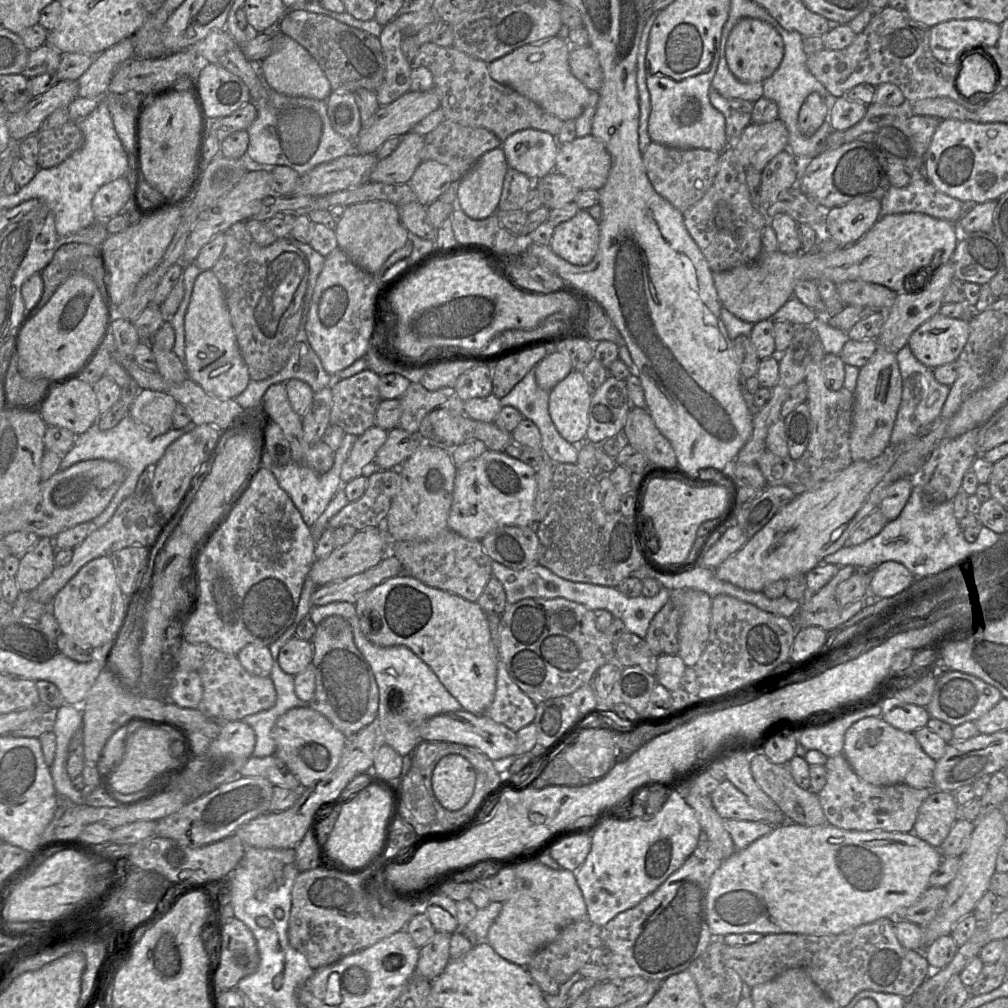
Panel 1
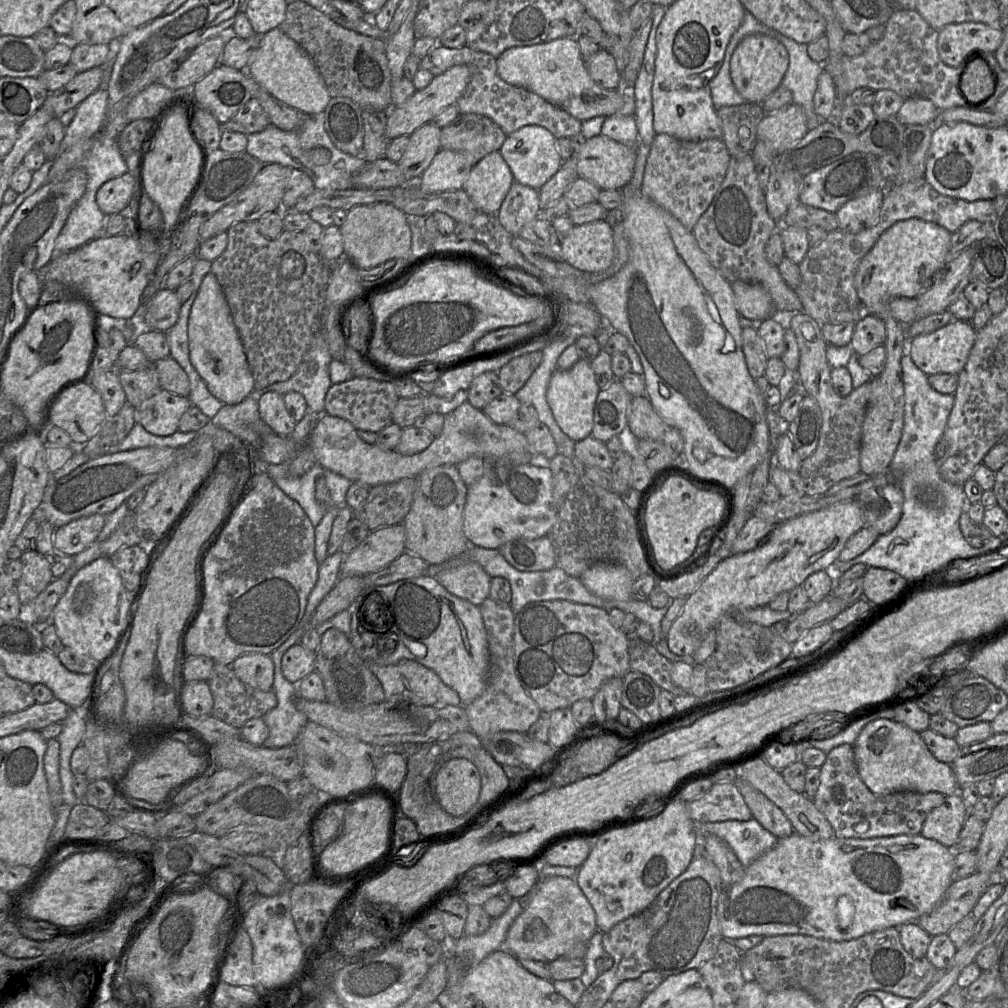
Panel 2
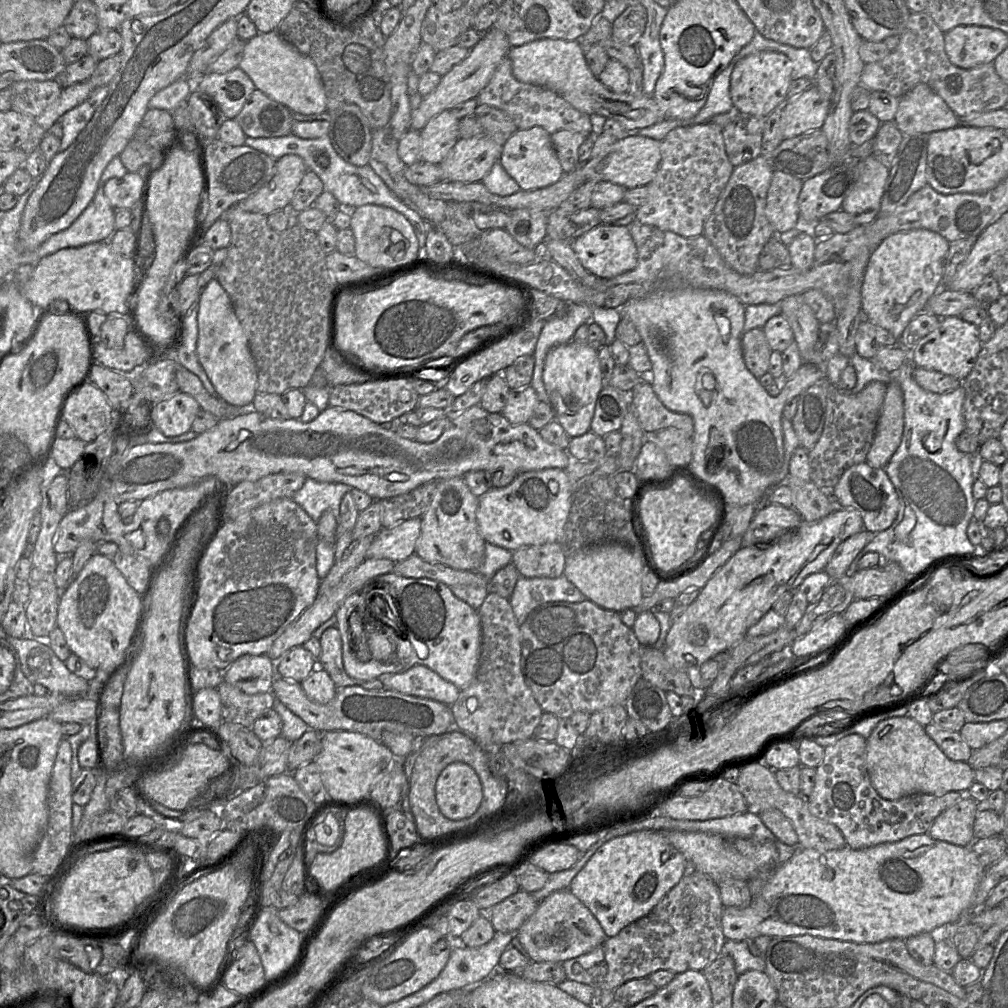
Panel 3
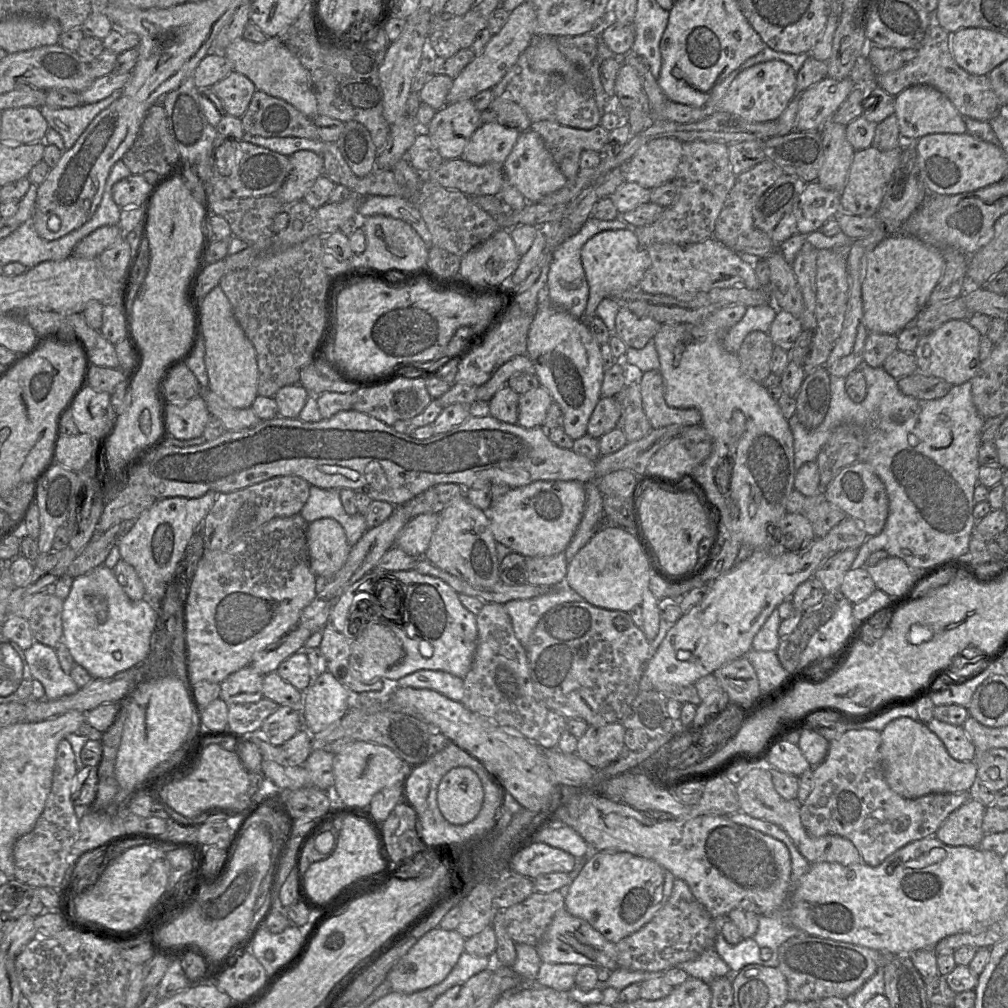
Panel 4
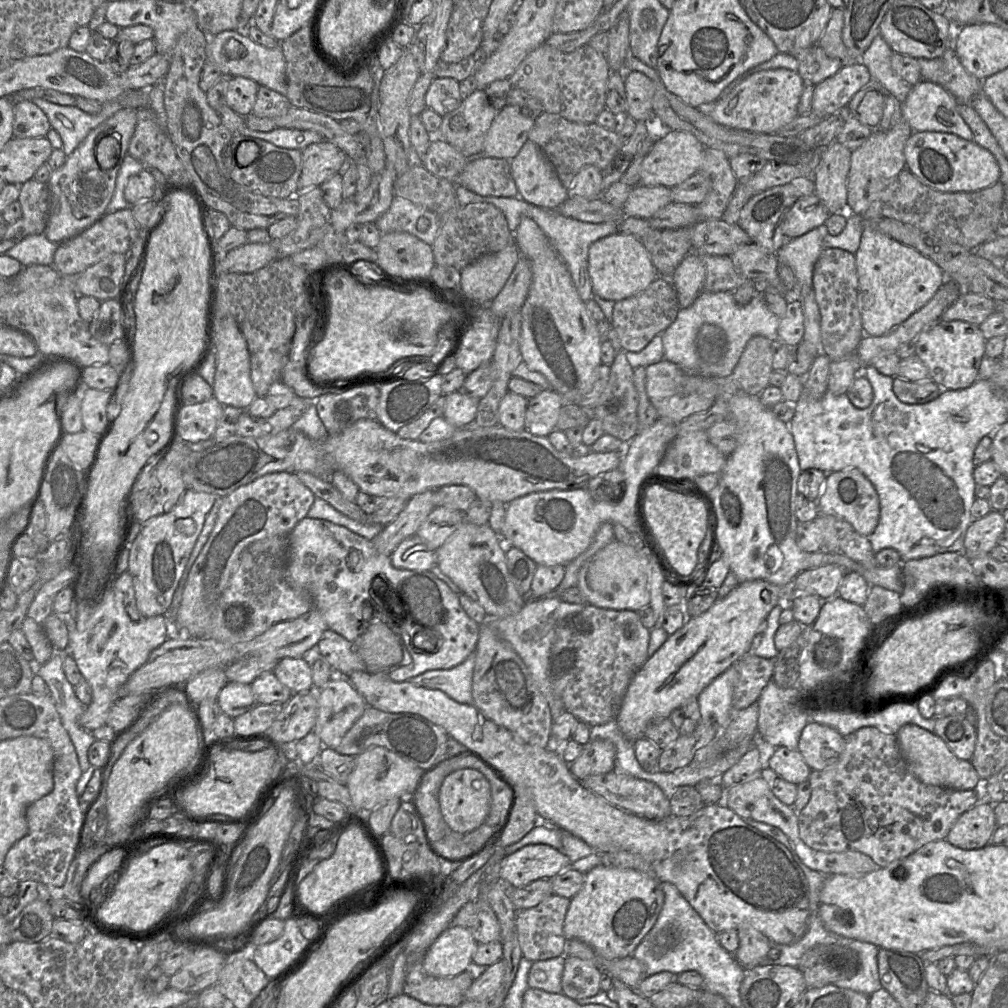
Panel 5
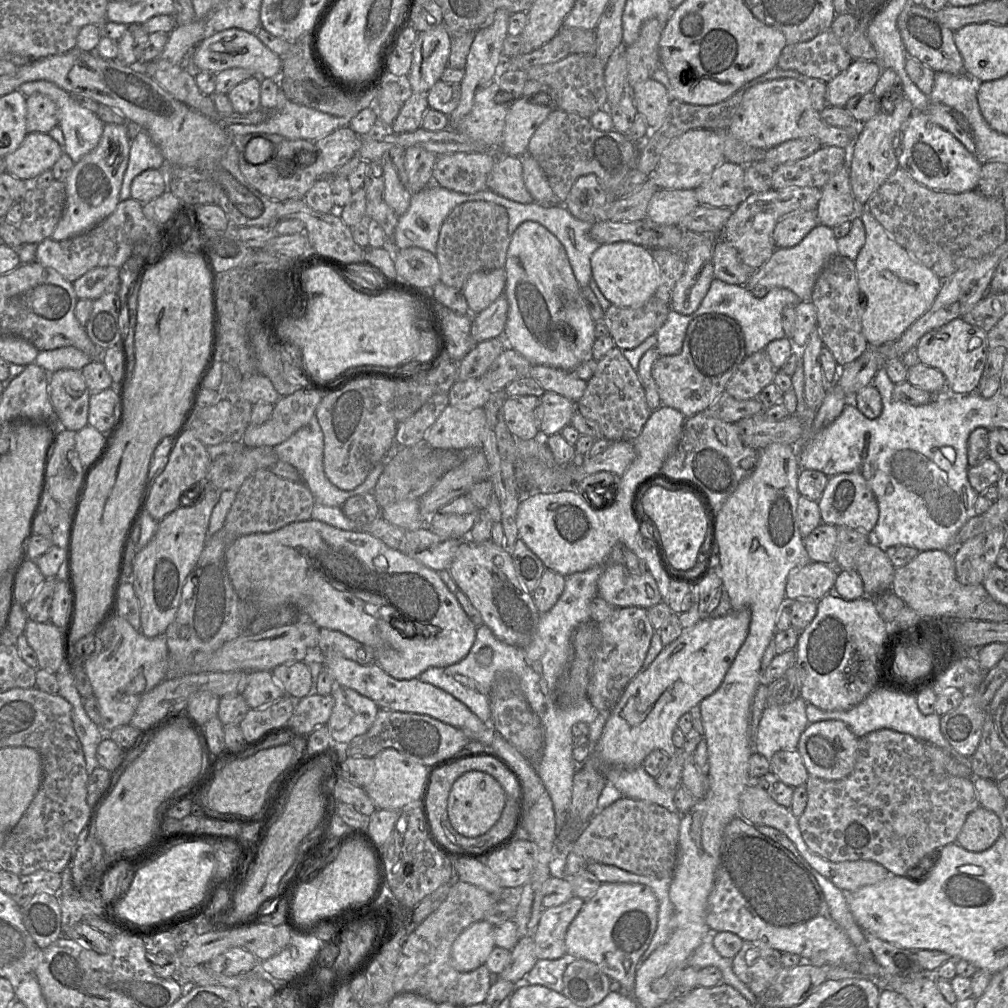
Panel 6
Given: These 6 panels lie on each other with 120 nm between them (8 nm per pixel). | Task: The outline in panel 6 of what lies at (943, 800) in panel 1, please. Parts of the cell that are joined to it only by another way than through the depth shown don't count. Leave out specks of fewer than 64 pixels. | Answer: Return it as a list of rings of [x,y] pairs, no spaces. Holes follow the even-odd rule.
[[[979,806],[966,818],[955,843],[967,851],[979,853],[991,848],[1002,833],[999,817]]]

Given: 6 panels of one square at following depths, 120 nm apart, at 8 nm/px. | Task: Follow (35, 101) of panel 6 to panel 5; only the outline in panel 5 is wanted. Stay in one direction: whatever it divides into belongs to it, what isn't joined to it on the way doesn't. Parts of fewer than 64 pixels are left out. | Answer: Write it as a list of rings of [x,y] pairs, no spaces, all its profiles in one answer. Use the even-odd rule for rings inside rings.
[[[30,100],[14,104],[13,136],[16,138],[45,137],[51,129],[46,114]]]

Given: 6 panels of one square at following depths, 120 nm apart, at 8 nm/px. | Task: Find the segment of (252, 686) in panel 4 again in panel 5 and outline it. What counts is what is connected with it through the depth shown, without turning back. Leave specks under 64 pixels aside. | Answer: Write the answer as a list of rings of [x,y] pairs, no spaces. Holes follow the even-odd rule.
[[[228,682],[220,691],[217,702],[221,712],[233,719],[259,705],[251,686],[238,682]]]

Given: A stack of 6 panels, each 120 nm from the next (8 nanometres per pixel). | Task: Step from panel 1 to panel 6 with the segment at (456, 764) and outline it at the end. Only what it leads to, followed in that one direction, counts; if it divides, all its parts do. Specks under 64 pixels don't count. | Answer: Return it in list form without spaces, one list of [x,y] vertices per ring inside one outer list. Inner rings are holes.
[[[471,770],[465,772],[453,783],[447,801],[447,814],[451,826],[459,835],[476,838],[488,832],[499,820],[505,806],[506,794],[491,775]]]

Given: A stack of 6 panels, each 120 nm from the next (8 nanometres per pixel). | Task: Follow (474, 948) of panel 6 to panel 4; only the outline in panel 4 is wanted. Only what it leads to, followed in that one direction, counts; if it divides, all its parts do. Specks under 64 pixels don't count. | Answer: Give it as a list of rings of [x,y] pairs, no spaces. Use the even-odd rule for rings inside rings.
[[[438,927],[428,931],[417,940],[386,977],[392,991],[411,994],[441,983],[465,951],[465,940],[456,930],[444,930]]]

